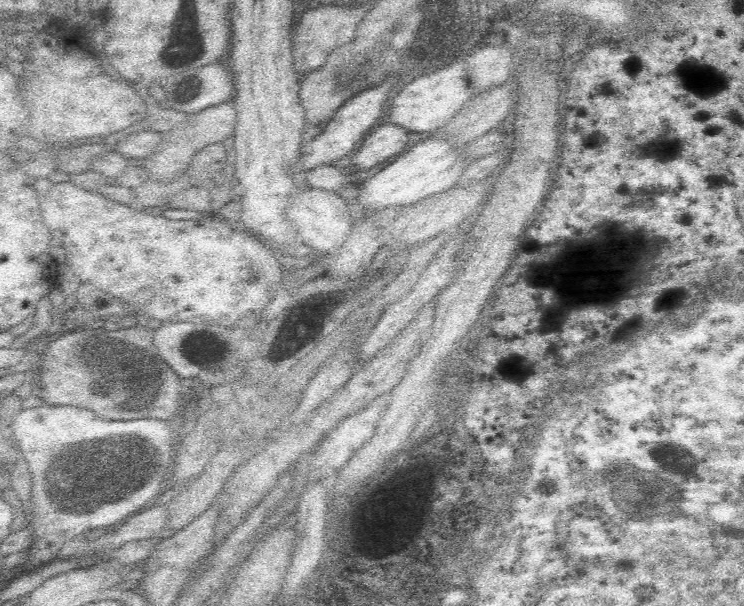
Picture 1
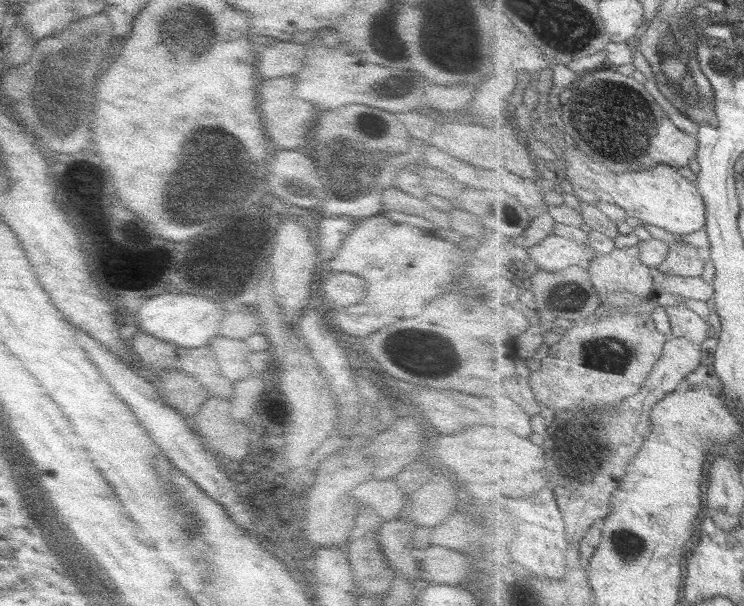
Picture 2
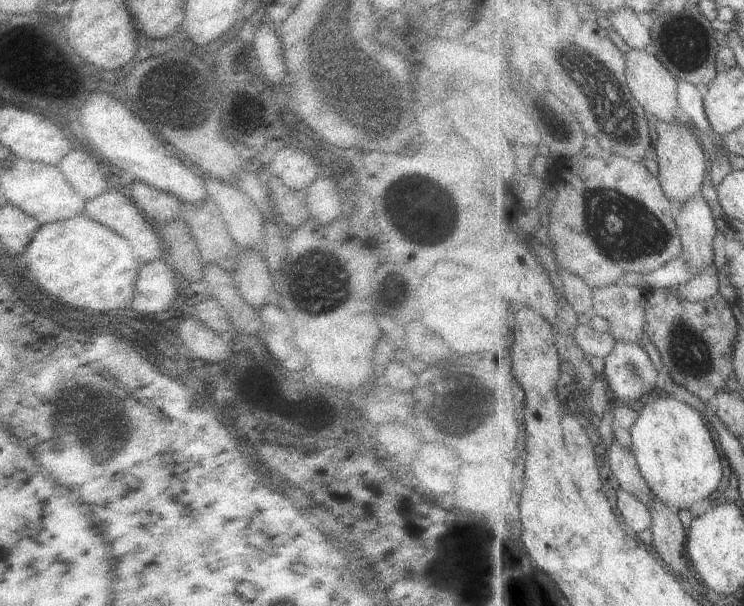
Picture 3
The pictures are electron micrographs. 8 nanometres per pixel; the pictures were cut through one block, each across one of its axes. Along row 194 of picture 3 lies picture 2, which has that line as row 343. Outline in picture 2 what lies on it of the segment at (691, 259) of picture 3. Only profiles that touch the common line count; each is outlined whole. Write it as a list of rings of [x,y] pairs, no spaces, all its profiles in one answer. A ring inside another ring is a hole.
[[[672,305],[665,307],[671,324],[671,336],[688,338],[695,344],[703,344],[709,338],[709,329],[712,325],[708,319],[693,312],[685,305]]]

